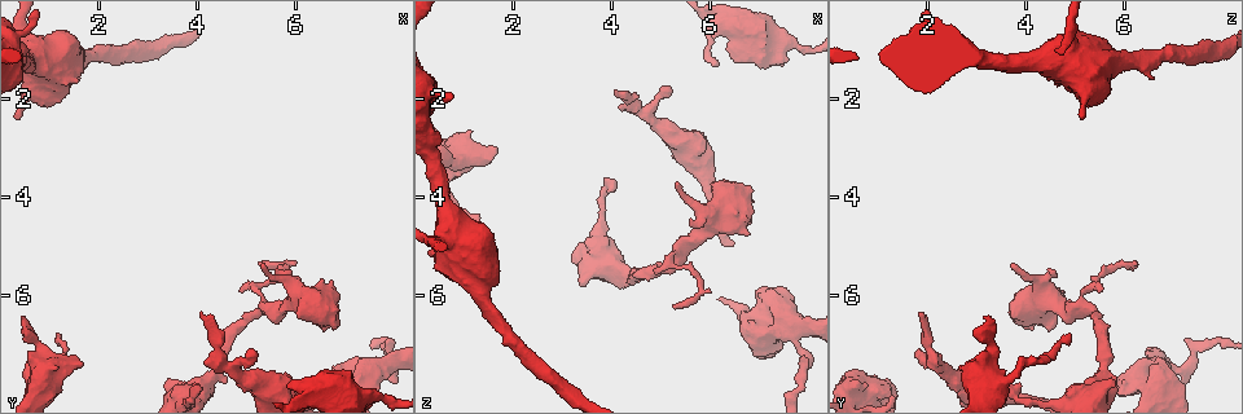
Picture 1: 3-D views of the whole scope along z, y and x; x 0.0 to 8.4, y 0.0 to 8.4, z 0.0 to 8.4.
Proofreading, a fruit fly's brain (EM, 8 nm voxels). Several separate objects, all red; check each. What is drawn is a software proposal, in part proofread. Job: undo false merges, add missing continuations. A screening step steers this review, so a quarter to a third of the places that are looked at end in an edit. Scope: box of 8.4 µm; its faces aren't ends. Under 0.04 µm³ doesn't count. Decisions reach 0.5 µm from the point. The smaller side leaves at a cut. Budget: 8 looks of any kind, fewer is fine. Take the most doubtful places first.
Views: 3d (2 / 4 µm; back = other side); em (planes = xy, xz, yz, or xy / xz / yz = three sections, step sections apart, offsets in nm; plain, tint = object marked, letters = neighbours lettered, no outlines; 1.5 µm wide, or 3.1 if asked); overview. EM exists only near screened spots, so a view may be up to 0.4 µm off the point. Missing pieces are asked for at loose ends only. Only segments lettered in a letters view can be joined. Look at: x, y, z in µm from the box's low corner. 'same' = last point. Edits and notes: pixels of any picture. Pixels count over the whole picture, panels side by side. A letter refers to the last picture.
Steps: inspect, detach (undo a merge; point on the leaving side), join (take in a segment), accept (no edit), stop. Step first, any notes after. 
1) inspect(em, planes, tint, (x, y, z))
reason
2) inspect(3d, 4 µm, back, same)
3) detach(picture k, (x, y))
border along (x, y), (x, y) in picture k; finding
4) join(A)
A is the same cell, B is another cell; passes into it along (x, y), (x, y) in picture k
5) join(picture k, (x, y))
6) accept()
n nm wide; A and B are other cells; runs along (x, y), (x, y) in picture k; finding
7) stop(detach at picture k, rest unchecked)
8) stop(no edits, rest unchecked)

inspect(em, xy, step 8, letters, (4.05, 7.80, 3.90))

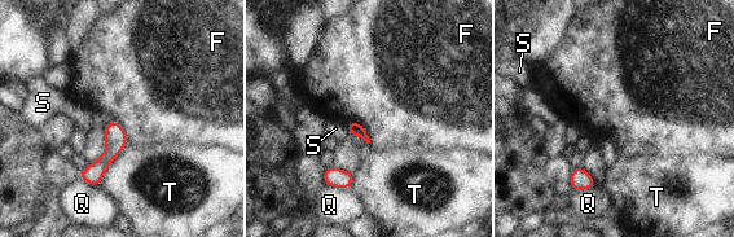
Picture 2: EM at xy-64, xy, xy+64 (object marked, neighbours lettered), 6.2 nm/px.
accept()
T touches over 320 nm; F, Q, S and T are other cells; border along (346, 122), (359, 122), (370, 143) in picture 2; no lettered segment goes on from it

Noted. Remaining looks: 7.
inspect(3d, 4 µm, back, (5.35, 5.30, 3.75))
free end

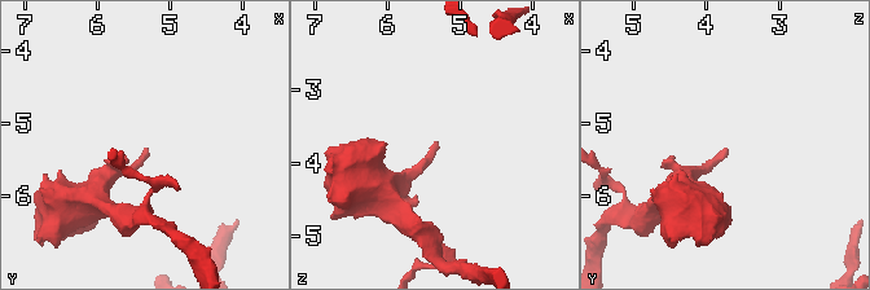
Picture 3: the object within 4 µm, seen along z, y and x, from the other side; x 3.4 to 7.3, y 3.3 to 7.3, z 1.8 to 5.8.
inspect(em, planes, tint, (5.30, 5.30, 3.80))
shape alone is not enough

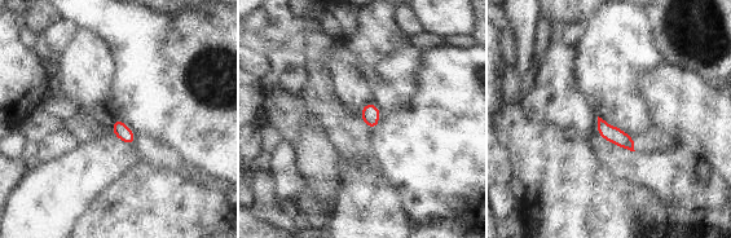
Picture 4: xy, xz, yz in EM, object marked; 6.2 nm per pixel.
inspect(em, planes, letters, same)

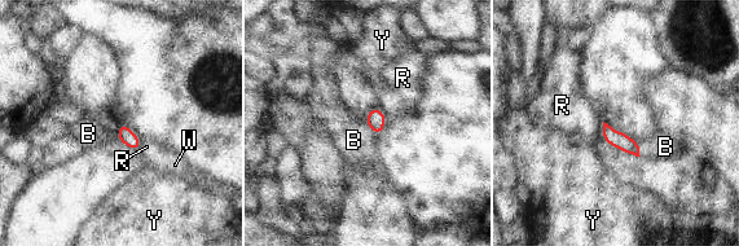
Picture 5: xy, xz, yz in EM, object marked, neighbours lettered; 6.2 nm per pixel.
accept()
B, R, W and Y are other cells; border along (364, 121), (375, 134) in picture 5; none of them fits

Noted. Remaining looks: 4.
inspect(em, xz, step 8, tint, (5.20, 6.40, 5.35))
thin neck

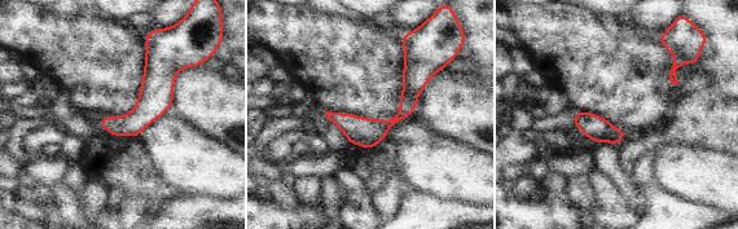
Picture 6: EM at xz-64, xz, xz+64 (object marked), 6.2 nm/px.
inspect(em, planes, tint, same)
cut it another way

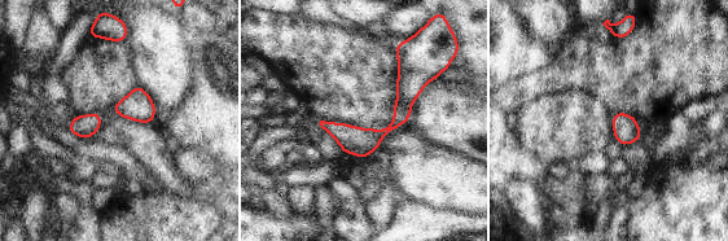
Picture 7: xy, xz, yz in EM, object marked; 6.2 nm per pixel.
inspect(em, planes, letters, same)
what lies round it

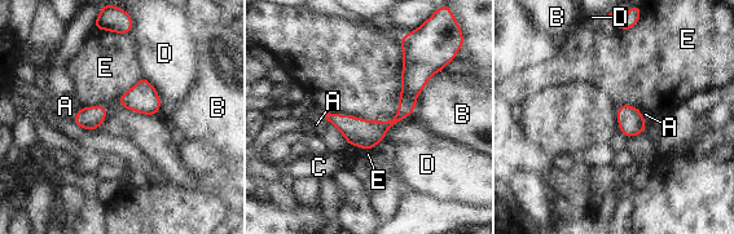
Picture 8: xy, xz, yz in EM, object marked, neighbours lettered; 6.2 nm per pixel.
accept()
B touches over 320 nm; A, B, C, D and E are other cells; border along (95, 29), (130, 34) in picture 8; one cell here

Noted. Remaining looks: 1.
stop(no edits, rest unchecked)

